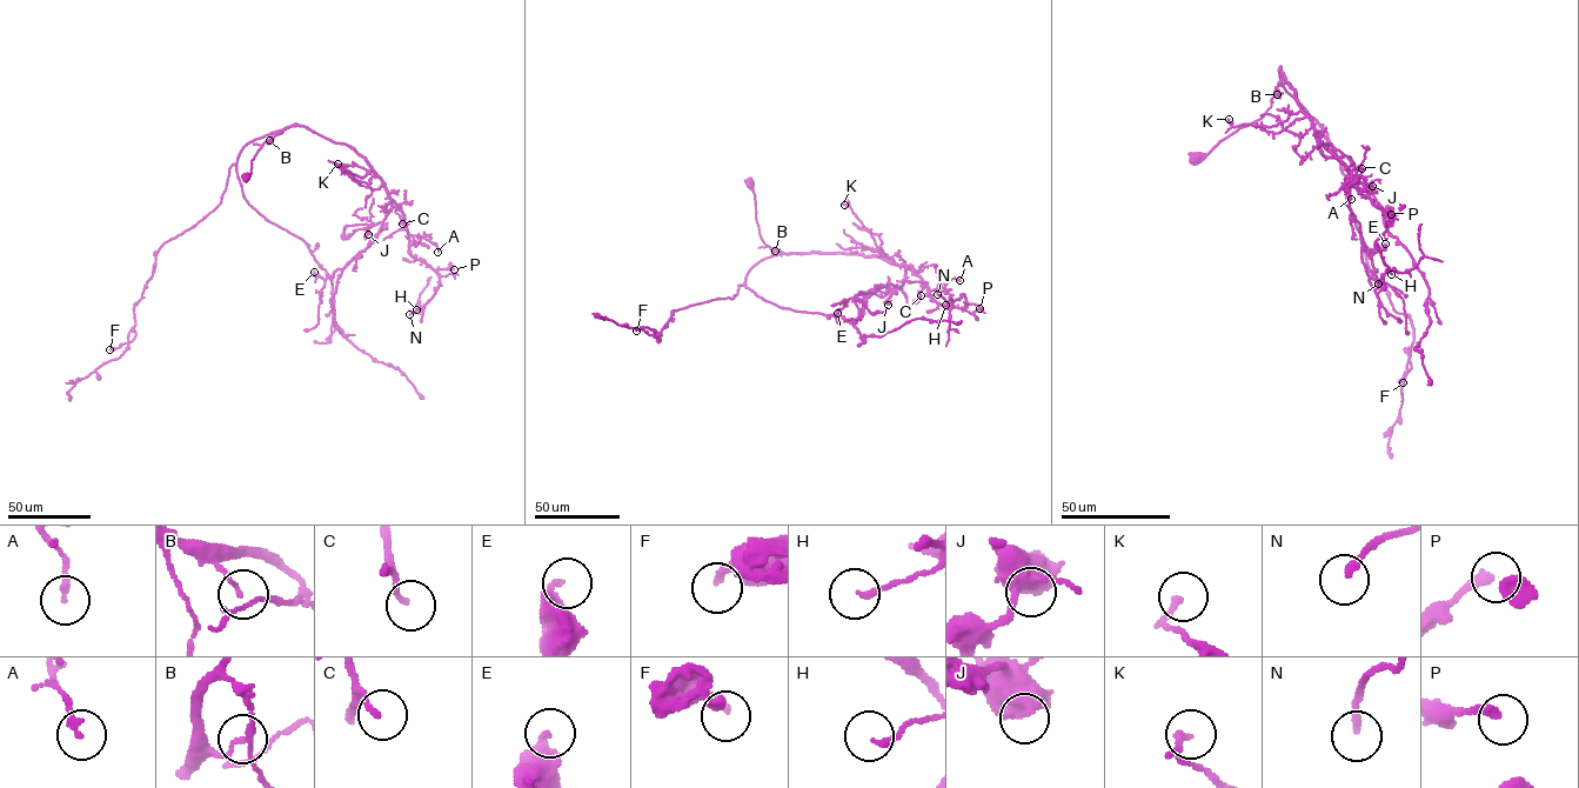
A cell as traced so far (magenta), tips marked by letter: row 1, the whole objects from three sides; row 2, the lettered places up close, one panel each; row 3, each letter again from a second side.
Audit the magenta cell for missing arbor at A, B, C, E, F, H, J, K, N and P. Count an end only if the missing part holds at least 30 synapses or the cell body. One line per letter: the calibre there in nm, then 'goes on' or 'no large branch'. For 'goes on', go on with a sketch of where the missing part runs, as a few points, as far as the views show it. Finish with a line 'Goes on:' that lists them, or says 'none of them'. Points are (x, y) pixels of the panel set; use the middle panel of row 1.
A: calibre 200 nm; no large branch
B: calibre 100 nm; no large branch
C: calibre 130 nm; no large branch
E: calibre 260 nm; no large branch
F: calibre 220 nm; no large branch
H: calibre 150 nm; no large branch
J: calibre 600 nm; no large branch
K: calibre 200 nm; no large branch
N: calibre 200 nm; no large branch
P: calibre 280 nm; no large branch
Goes on: none of them

